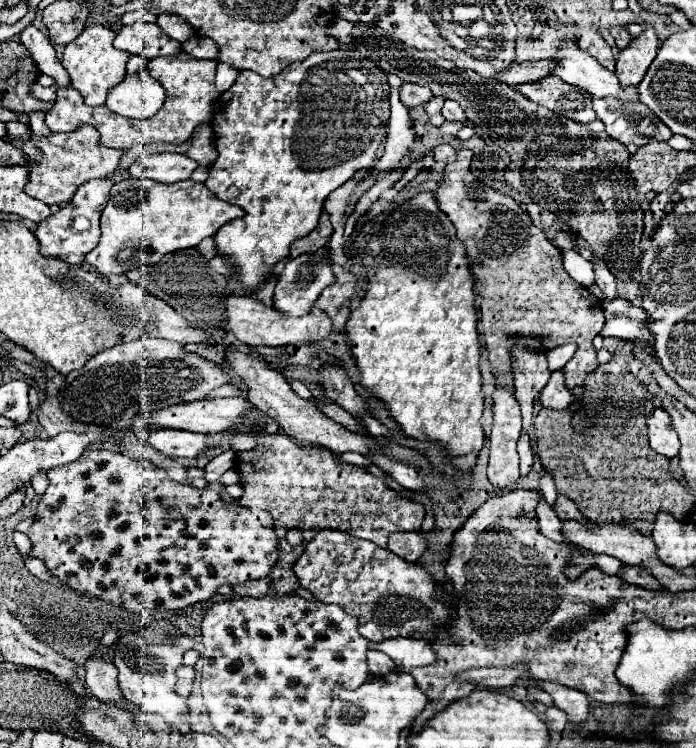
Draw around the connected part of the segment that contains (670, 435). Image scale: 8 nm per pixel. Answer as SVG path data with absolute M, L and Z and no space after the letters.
M653 408L651 416L647 418L647 436L649 444L655 452L673 458L679 454L679 438L671 426L669 414L663 408Z

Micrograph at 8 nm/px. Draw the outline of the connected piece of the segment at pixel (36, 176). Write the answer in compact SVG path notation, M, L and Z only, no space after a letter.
M83 126L67 134L53 134L49 138L33 136L27 142L19 138L9 138L9 136L7 140L11 140L17 148L21 148L29 158L29 184L25 186L25 192L31 198L37 198L49 206L67 204L73 198L75 190L87 180L113 174L123 154L123 150L111 150L101 146L97 130L91 126Z

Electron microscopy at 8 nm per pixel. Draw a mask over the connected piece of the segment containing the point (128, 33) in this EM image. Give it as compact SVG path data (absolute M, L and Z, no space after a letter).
M141 20L133 26L123 26L113 46L129 54L139 54L145 60L159 56L177 56L181 50L181 42L169 38L157 24L147 24Z

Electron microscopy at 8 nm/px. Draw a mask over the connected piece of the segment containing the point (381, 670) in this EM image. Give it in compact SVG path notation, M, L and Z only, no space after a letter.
M379 650L367 652L367 664L369 664L369 672L375 674L375 676L385 676L387 672L391 672L395 668L395 662Z

